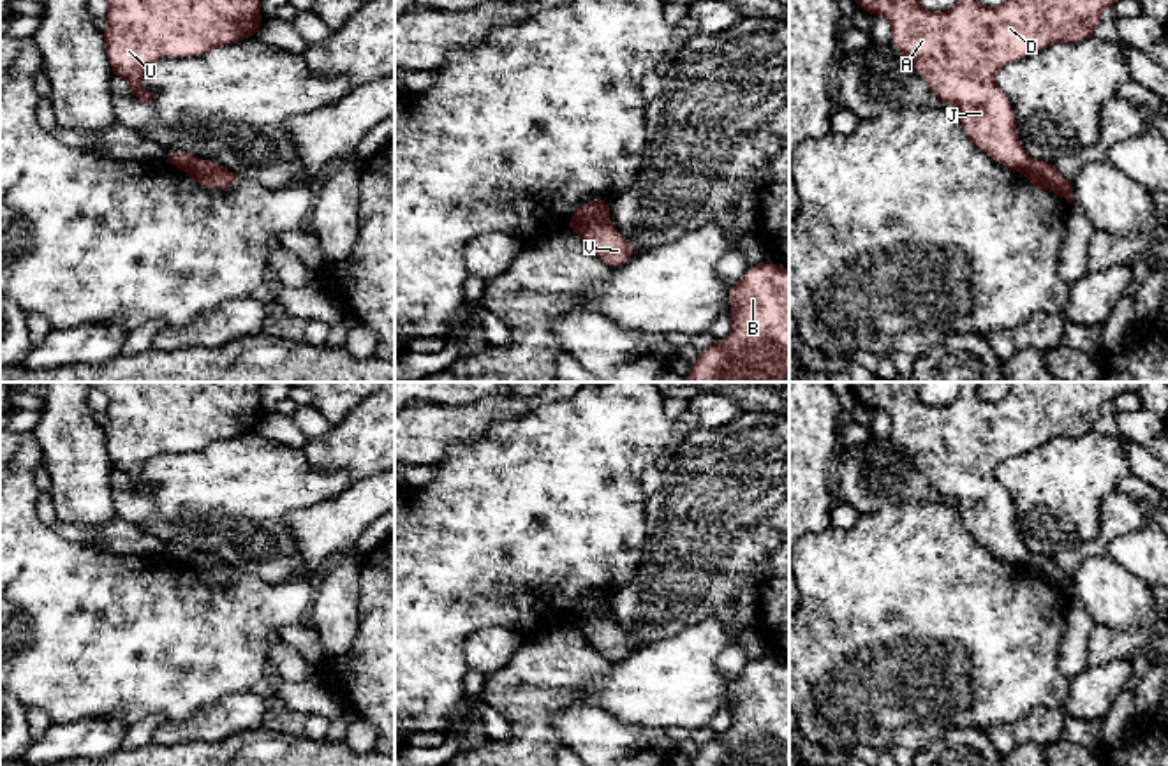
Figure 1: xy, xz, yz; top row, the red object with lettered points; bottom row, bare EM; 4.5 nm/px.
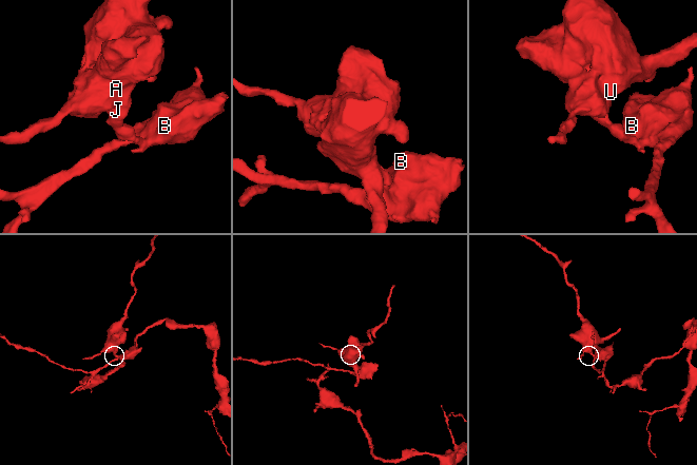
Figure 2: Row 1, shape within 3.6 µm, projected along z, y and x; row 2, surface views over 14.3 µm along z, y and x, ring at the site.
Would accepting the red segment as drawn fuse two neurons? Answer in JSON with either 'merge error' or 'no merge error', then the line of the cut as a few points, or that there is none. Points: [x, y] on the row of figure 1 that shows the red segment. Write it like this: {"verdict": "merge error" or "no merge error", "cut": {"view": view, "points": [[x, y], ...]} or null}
{"verdict": "merge error", "cut": {"view": "xz", "points": [[606, 220], [587, 226], [578, 235]]}}

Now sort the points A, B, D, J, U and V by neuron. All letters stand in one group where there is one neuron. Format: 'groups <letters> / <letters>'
groups A D J U / B V

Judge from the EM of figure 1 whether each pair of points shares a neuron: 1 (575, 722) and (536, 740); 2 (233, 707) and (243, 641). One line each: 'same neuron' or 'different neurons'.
1: different neurons
2: different neurons

